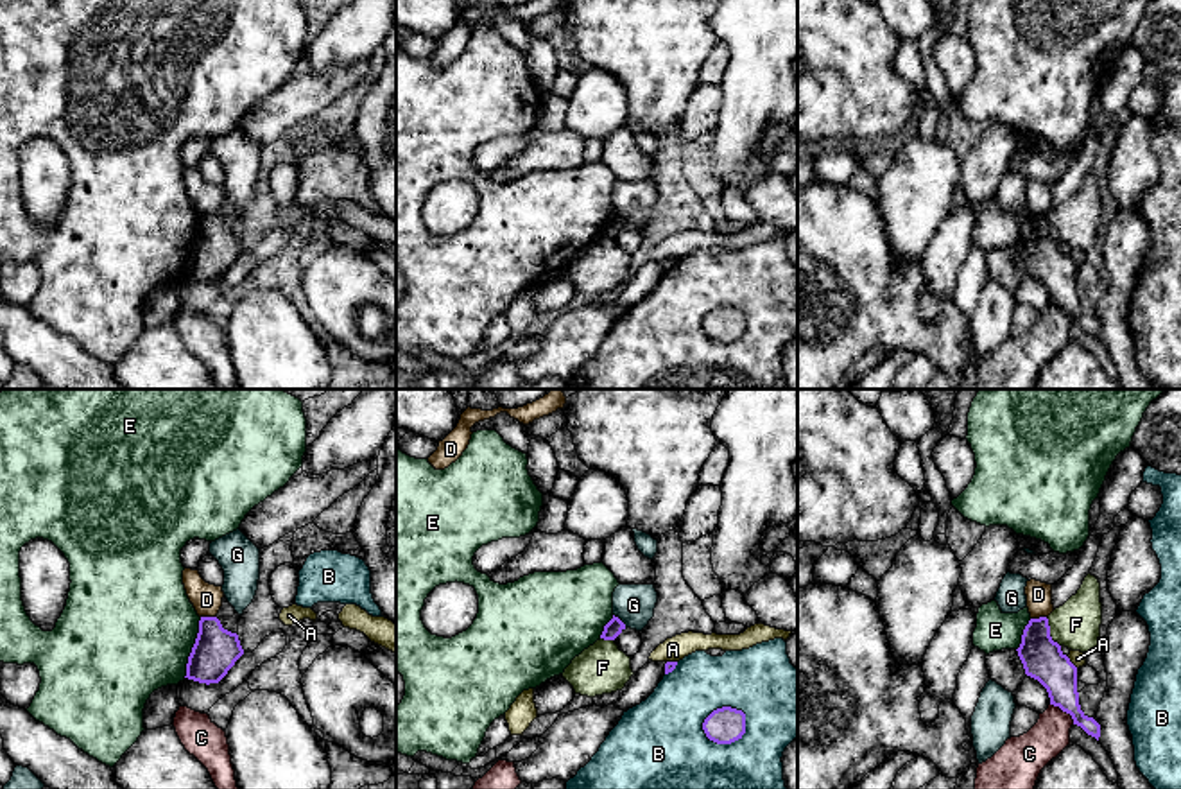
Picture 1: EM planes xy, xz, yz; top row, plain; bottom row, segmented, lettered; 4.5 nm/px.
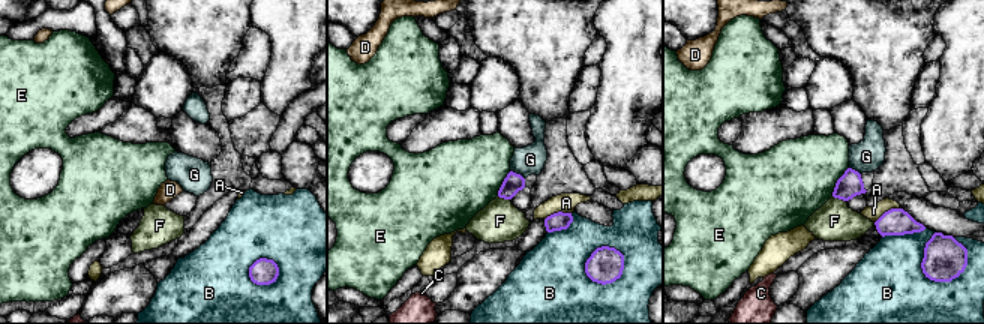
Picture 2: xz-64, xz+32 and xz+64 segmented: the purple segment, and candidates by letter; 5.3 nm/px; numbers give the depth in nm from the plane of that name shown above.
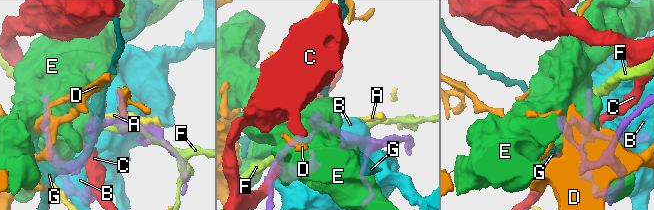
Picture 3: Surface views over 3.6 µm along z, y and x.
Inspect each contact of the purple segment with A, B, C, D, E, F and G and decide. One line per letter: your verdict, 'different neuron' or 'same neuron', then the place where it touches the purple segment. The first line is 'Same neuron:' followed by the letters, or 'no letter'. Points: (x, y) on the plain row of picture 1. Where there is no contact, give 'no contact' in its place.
Same neuron: no letter
A: different neuron; contact yz (1070, 260)
B: different neuron; contact xz (723, 305)
C: different neuron; contact yz (1065, 309)
D: different neuron; contact xy (208, 216)
E: different neuron; contact xy (192, 246)
F: different neuron; contact yz (1049, 230)
G: different neuron; contact xz (620, 219)

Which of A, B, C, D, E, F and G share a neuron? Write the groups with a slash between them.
A / B / C / D / E / F / G

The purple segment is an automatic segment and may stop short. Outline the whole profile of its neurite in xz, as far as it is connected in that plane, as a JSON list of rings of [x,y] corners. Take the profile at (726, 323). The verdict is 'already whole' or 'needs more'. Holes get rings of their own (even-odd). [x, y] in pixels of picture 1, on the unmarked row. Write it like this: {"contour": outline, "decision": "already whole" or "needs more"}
{"contour": [[[722,305],[713,308],[703,321],[706,335],[717,342],[731,342],[746,332],[746,312]]], "decision": "already whole"}

